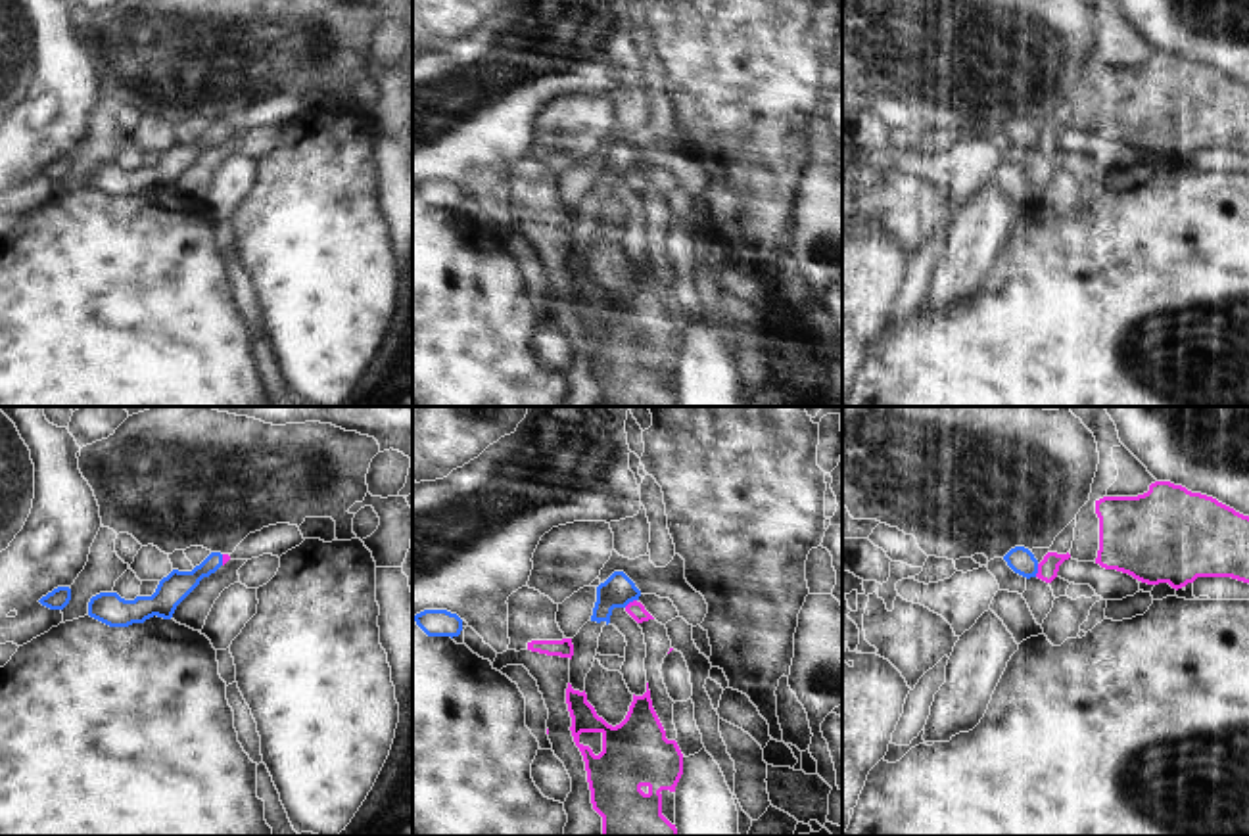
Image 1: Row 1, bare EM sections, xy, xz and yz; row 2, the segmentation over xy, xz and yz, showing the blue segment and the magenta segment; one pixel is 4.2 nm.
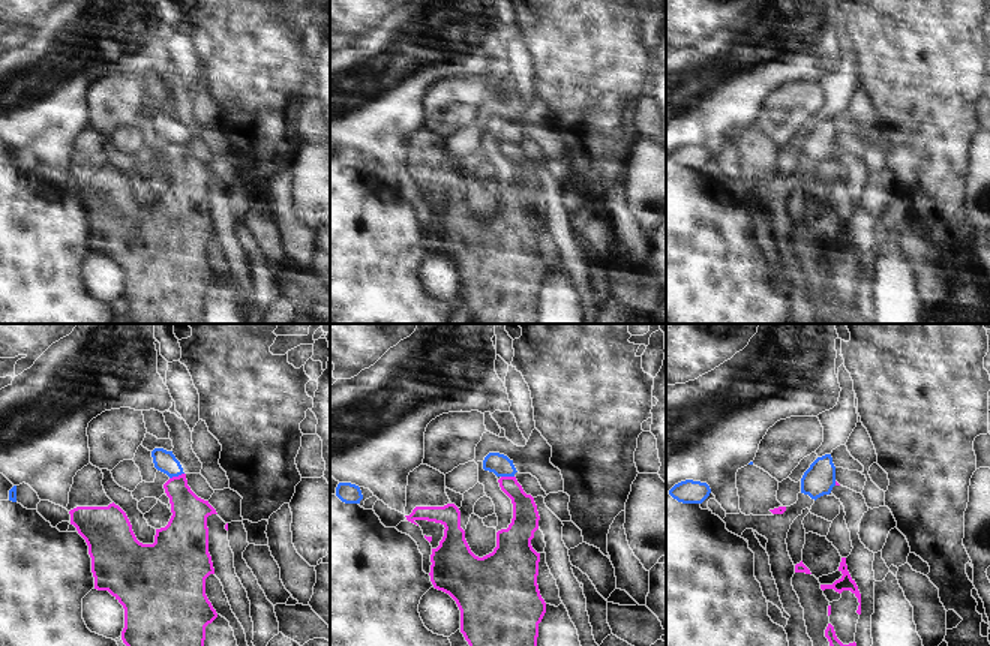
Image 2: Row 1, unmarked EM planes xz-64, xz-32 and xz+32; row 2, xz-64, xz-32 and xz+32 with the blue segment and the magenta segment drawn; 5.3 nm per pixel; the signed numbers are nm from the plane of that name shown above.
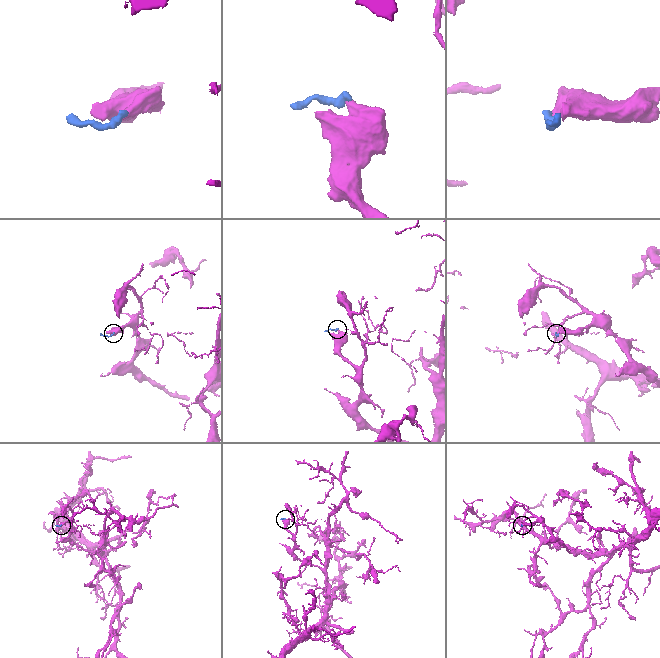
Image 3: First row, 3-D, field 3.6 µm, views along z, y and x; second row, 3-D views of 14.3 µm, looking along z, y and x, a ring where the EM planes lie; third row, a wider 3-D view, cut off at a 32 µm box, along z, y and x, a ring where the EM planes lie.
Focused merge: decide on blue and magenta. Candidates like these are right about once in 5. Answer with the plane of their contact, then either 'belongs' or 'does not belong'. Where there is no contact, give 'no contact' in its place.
meets blue in yz; does not belong

